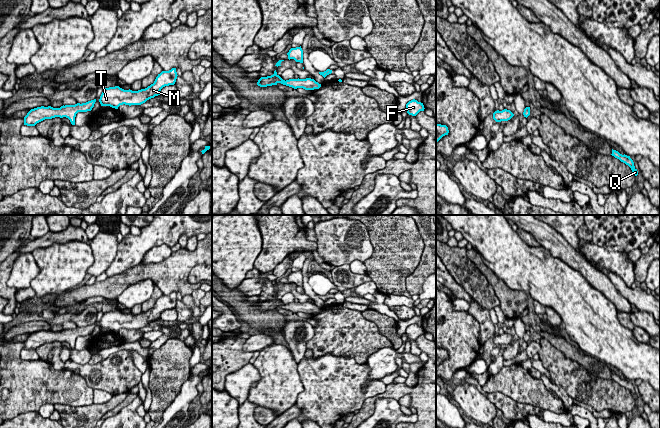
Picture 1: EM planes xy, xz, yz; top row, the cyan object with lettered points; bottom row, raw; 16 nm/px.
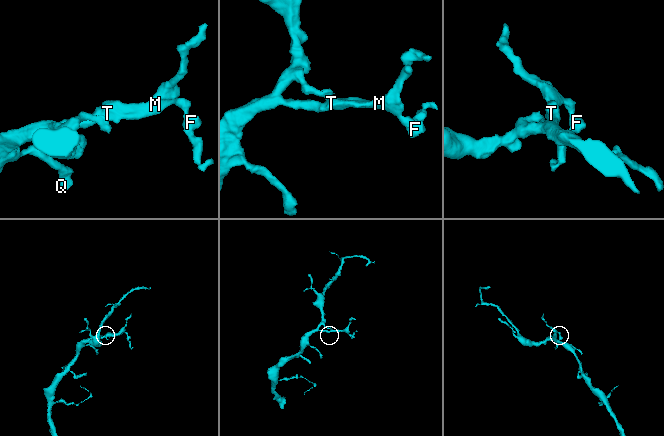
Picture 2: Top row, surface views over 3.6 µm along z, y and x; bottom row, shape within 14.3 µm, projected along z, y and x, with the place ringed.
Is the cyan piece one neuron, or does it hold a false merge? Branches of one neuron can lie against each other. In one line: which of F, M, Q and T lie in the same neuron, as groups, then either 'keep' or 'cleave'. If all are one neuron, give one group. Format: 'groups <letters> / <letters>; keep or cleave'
groups F M Q T; keep

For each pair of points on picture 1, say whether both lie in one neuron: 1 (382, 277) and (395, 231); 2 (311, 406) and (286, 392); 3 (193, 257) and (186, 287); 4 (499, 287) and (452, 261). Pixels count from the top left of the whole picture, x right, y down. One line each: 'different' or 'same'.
1: same
2: different
3: same
4: different

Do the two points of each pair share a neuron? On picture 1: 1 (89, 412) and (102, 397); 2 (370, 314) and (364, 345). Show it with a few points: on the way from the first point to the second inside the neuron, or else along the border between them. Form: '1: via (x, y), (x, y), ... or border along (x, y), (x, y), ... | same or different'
1: border along (112, 396), (105, 402), (93, 403) | different
2: border along (360, 312), (386, 336) | different

